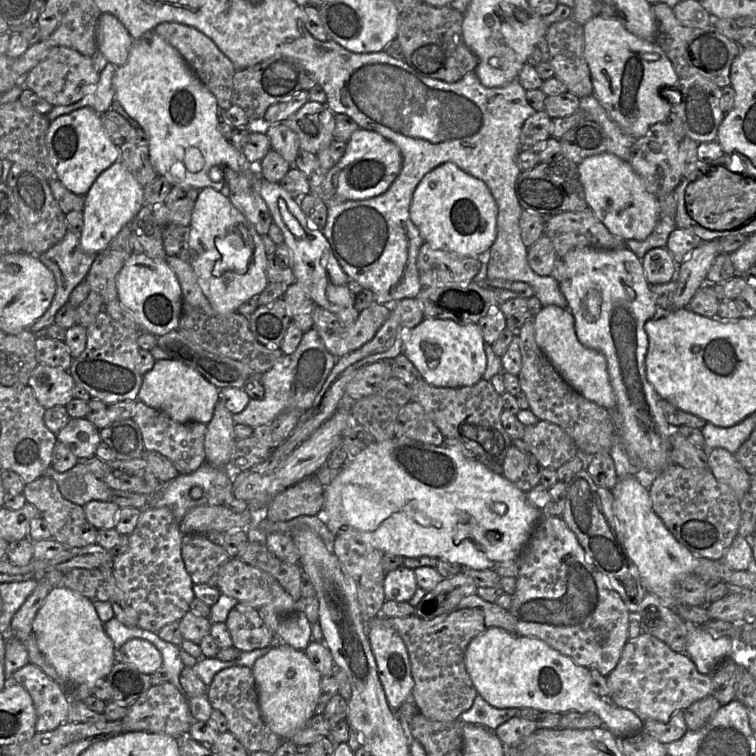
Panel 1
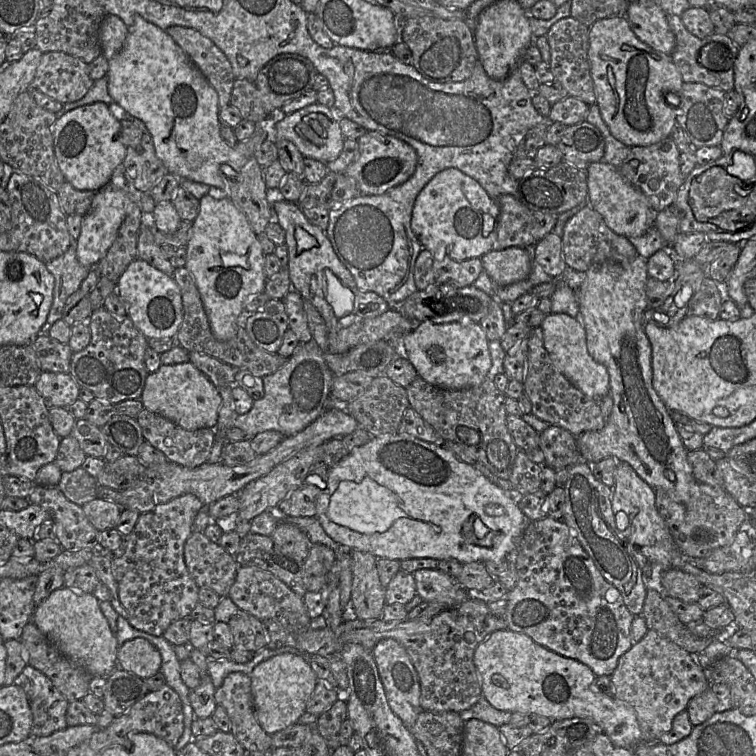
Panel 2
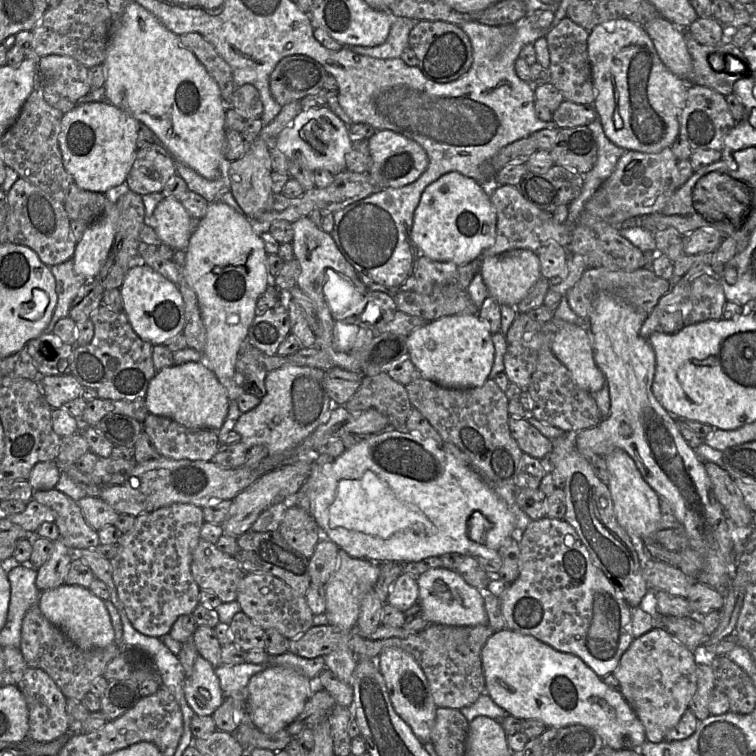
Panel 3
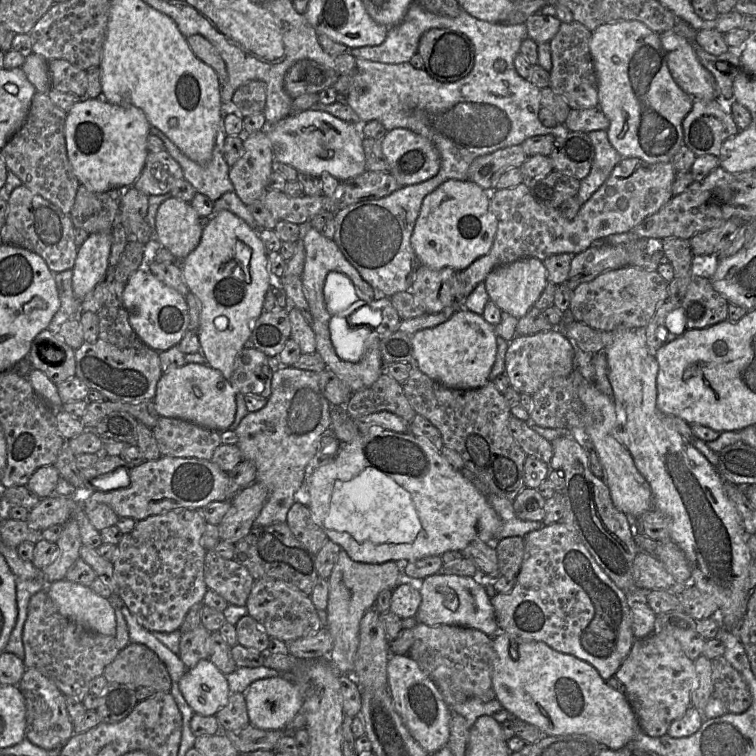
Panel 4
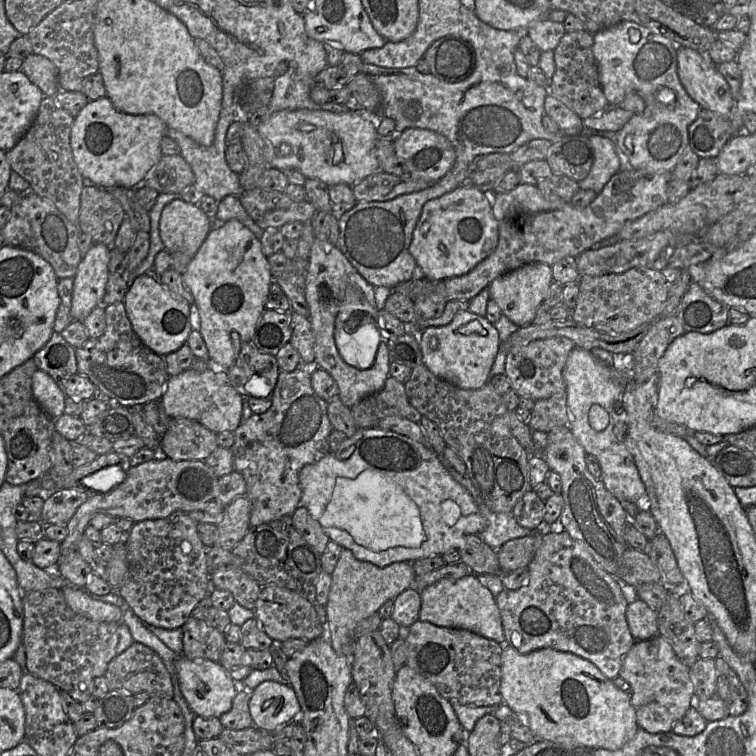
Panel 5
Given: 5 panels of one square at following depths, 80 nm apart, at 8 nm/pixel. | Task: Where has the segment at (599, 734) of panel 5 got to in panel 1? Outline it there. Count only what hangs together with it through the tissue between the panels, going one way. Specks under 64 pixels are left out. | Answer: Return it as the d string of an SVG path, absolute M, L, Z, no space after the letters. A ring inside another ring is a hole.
M491 627L471 640L464 653L464 663L466 670L477 690L477 693L481 695L486 702L488 702L491 706L495 708L533 708L540 712L547 711L557 713L593 712L601 718L603 726L610 730L618 739L636 734L643 730L644 722L633 711L621 708L617 706L615 703L613 703L610 697L600 697L592 691L591 675L590 670L588 668L576 664L571 658L561 654L560 652L553 649L552 647L547 645L542 640L539 640L538 638L522 636L518 633L511 633L500 627Z

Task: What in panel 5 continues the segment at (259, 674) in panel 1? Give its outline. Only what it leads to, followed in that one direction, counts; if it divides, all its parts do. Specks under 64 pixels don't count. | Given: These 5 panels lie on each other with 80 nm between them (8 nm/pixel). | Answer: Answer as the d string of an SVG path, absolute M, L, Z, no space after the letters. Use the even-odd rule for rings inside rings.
M264 681L250 694L250 715L254 726L260 730L274 731L286 723L297 721L300 710L295 691L290 685Z

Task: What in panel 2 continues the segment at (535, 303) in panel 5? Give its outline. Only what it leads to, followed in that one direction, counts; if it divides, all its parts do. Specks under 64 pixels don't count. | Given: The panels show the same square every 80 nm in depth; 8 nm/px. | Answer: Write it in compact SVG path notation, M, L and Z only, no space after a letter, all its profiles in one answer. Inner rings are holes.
M508 247L491 250L481 258L484 271L498 286L507 286L526 279L532 269L531 251L526 248Z

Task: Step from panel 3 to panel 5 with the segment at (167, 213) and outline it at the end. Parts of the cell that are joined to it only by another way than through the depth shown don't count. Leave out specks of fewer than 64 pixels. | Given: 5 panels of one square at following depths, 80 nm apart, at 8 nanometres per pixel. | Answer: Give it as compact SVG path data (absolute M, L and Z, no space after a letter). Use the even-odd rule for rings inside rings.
M175 199L161 214L159 232L165 250L193 257L212 229L206 213L196 204Z

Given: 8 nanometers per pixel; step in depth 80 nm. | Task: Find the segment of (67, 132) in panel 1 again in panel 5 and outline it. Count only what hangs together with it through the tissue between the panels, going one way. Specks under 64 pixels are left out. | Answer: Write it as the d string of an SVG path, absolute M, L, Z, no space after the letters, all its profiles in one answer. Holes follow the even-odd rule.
M108 97L89 101L74 118L70 145L74 161L85 180L99 188L136 186L163 156L161 140L167 136L167 125L155 115L131 115L118 111Z

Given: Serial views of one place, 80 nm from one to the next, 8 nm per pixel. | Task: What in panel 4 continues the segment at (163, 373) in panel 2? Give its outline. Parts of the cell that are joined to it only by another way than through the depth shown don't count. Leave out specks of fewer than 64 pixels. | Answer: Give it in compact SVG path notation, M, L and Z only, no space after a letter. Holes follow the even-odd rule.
M186 363L163 372L153 403L160 416L182 419L210 430L225 431L235 419L236 393L219 370L207 364Z

